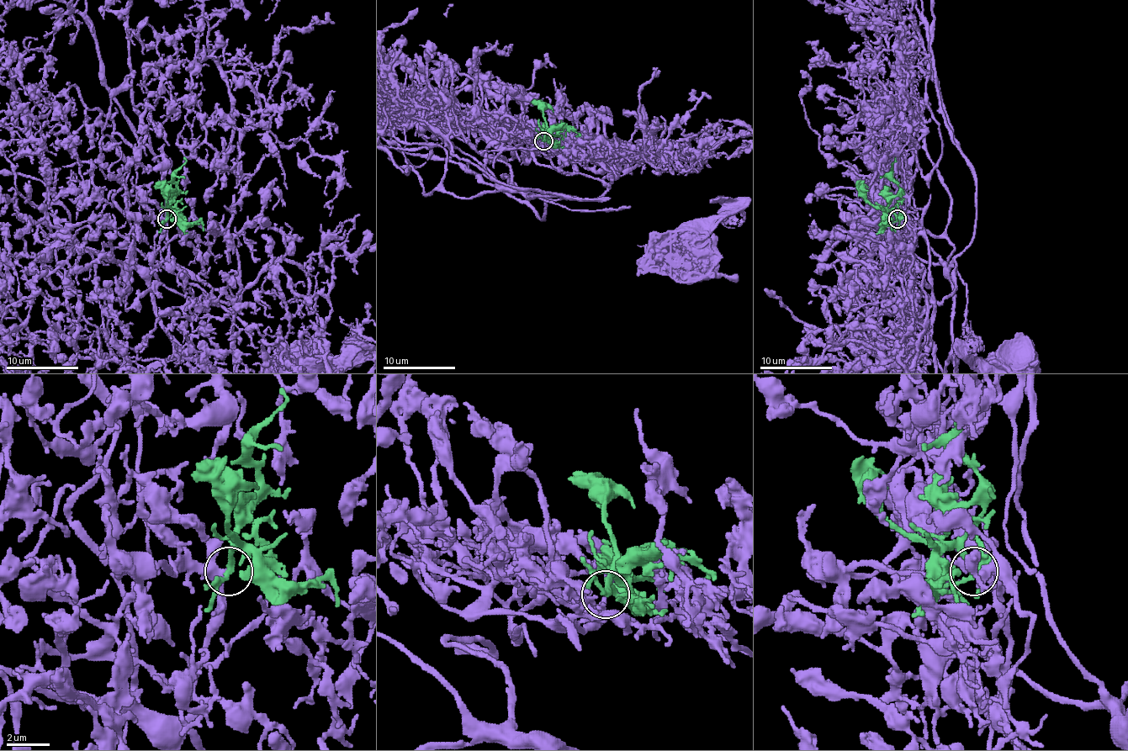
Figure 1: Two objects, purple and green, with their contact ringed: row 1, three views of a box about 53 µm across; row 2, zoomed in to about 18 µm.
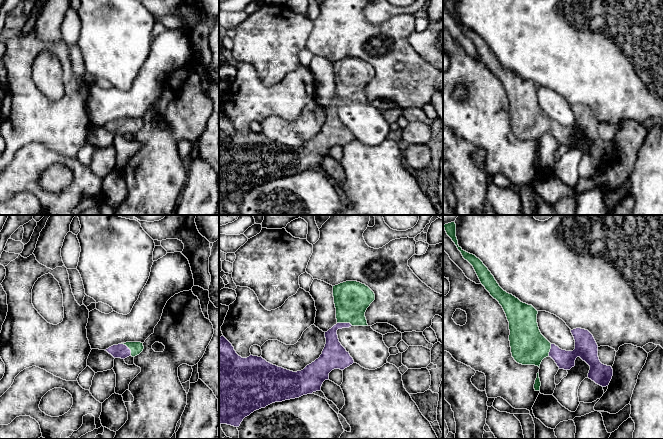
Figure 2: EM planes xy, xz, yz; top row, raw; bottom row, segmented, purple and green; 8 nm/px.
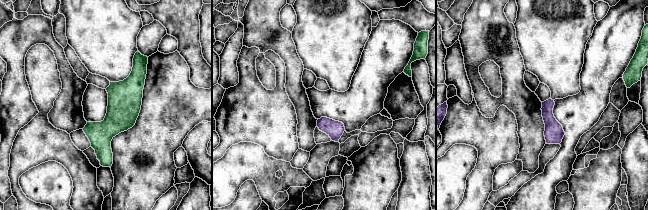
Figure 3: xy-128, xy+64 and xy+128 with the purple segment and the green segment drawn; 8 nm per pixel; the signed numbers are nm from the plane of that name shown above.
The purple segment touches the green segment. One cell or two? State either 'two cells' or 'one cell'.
one cell

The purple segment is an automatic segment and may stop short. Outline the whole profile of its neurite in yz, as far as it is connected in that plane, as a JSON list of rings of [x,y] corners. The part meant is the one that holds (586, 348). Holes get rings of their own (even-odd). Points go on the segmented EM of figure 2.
[[[455,222],[445,224],[443,227],[463,258],[473,266],[481,284],[502,306],[509,322],[512,357],[517,363],[535,365],[540,368],[542,360],[549,356],[555,361],[559,369],[570,370],[575,366],[576,358],[580,357],[590,366],[589,379],[602,387],[609,385],[613,376],[613,369],[600,362],[598,345],[588,330],[581,328],[571,330],[575,340],[573,351],[562,350],[555,344],[551,344],[539,330],[538,311],[532,305],[523,303],[512,294],[504,291],[483,262],[458,245]]]

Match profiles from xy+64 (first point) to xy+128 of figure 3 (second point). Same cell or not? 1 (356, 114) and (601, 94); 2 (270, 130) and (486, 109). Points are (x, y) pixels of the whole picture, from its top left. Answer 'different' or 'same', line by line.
1: same
2: different

